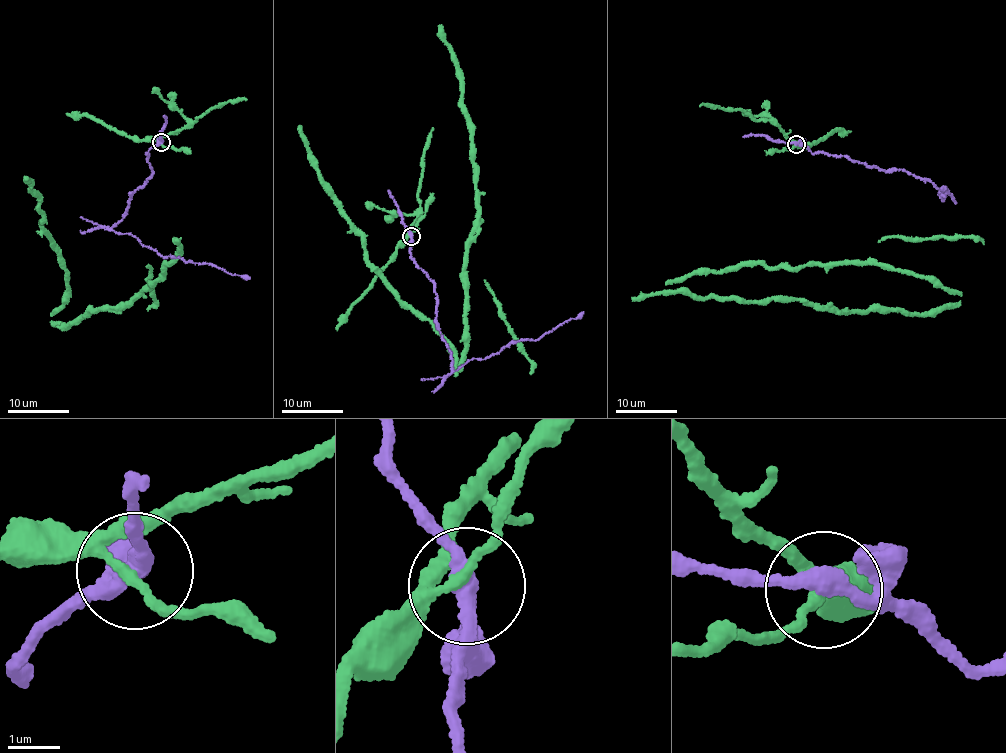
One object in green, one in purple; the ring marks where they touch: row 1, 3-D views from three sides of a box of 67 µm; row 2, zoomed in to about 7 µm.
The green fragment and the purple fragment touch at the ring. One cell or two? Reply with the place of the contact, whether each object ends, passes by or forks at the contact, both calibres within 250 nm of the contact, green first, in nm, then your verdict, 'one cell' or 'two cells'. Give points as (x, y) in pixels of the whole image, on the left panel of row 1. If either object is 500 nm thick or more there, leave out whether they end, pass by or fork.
at (161, 142); green forks there; purple passes by; 160 nm thick on the green side, 320 nm on the other; two cells

